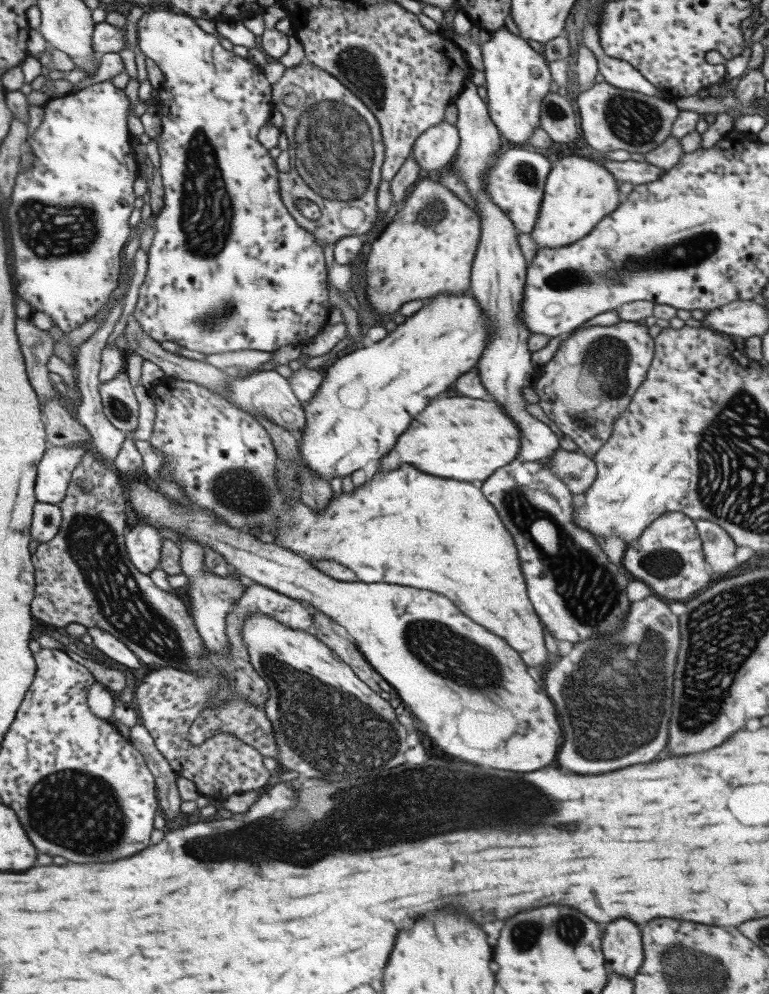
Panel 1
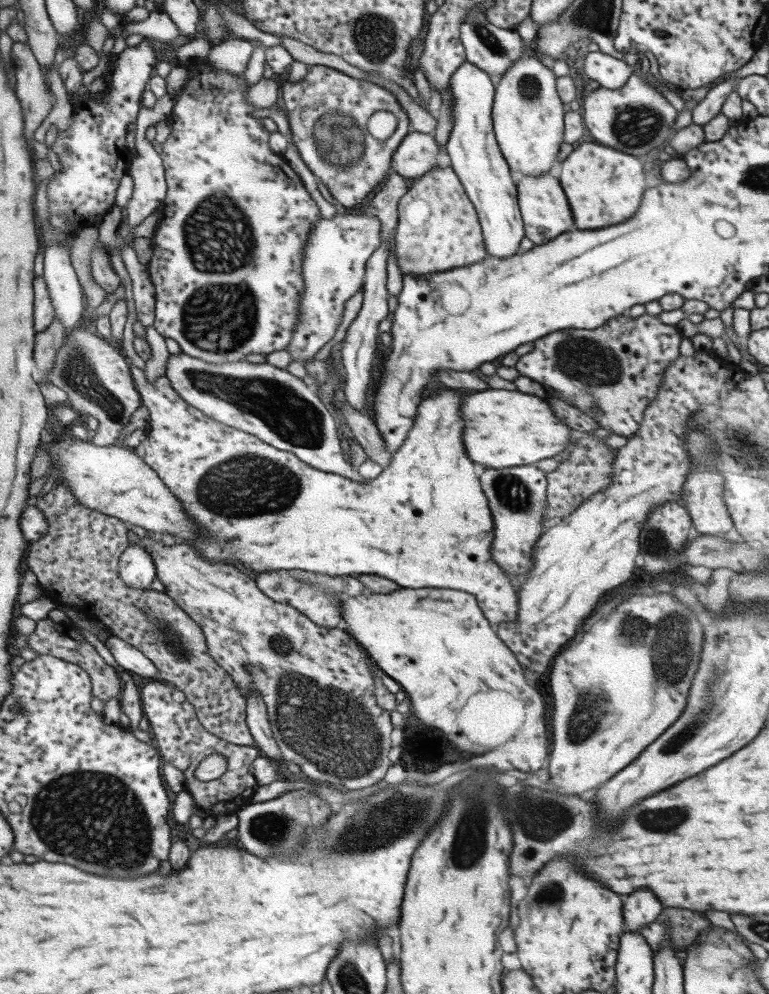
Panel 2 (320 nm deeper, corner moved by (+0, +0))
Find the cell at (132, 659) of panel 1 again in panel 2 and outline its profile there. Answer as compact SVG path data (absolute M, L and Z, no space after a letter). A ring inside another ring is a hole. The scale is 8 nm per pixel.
M113 635L104 644L116 660L120 670L126 670L140 677L151 679L159 675L152 660L137 648L134 648L133 645L128 644L127 641Z

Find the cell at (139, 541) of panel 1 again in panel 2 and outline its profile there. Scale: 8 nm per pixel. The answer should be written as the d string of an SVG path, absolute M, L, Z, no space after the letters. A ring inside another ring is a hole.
M134 542L121 558L120 572L123 582L133 588L150 589L158 578L155 561L150 552Z

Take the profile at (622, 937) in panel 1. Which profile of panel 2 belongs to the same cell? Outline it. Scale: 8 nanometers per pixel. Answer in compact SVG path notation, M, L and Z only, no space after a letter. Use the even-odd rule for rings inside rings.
M641 888L625 896L621 910L625 931L639 933L644 924L656 919L657 914L661 912L661 904L647 888Z

